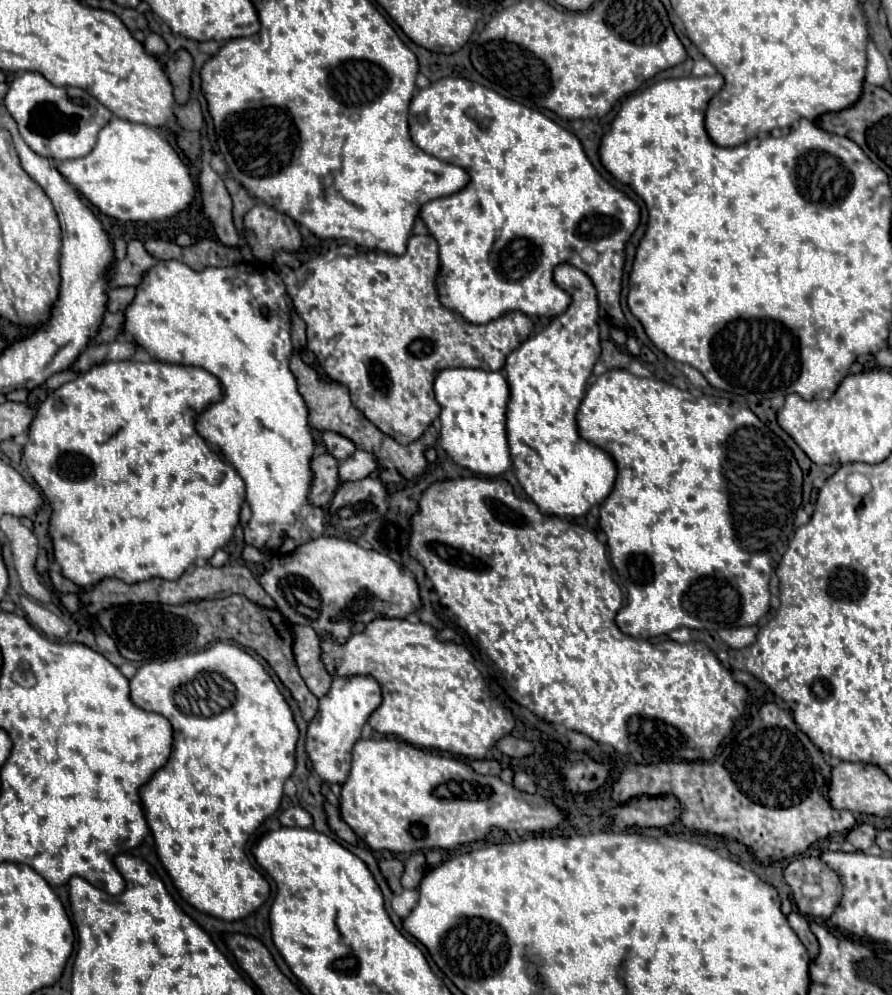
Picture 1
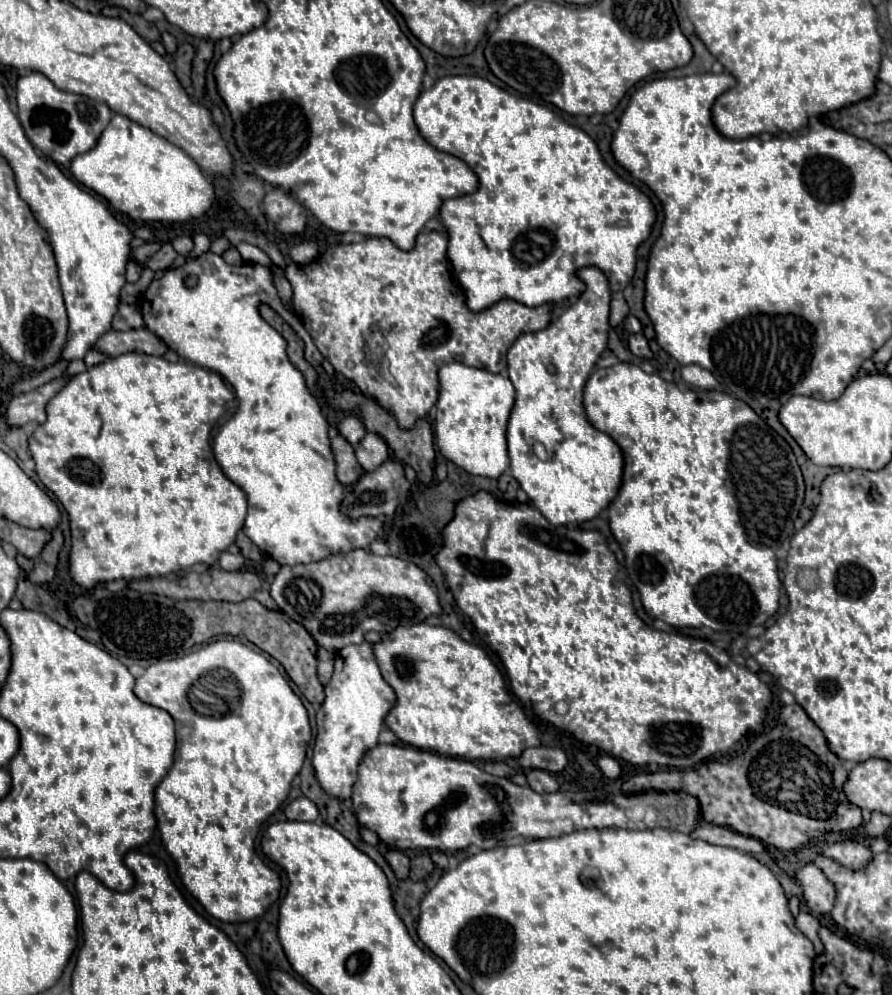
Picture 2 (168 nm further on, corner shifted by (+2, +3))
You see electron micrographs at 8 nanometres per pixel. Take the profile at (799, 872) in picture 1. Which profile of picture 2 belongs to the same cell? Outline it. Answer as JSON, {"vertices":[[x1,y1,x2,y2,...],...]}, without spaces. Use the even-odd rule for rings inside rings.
{"vertices":[[806,863,804,867,796,869,796,879,802,887,806,907,816,915,830,913,836,897,834,883,814,863]]}

